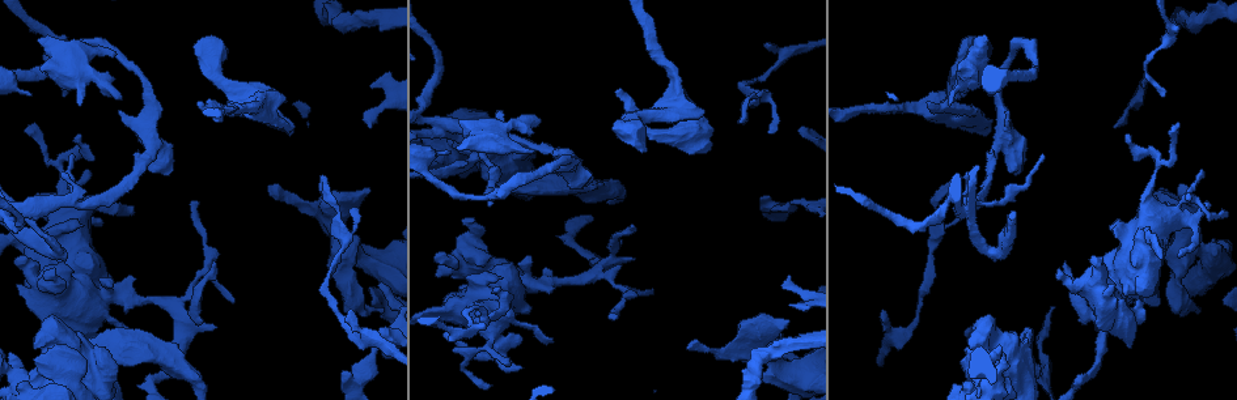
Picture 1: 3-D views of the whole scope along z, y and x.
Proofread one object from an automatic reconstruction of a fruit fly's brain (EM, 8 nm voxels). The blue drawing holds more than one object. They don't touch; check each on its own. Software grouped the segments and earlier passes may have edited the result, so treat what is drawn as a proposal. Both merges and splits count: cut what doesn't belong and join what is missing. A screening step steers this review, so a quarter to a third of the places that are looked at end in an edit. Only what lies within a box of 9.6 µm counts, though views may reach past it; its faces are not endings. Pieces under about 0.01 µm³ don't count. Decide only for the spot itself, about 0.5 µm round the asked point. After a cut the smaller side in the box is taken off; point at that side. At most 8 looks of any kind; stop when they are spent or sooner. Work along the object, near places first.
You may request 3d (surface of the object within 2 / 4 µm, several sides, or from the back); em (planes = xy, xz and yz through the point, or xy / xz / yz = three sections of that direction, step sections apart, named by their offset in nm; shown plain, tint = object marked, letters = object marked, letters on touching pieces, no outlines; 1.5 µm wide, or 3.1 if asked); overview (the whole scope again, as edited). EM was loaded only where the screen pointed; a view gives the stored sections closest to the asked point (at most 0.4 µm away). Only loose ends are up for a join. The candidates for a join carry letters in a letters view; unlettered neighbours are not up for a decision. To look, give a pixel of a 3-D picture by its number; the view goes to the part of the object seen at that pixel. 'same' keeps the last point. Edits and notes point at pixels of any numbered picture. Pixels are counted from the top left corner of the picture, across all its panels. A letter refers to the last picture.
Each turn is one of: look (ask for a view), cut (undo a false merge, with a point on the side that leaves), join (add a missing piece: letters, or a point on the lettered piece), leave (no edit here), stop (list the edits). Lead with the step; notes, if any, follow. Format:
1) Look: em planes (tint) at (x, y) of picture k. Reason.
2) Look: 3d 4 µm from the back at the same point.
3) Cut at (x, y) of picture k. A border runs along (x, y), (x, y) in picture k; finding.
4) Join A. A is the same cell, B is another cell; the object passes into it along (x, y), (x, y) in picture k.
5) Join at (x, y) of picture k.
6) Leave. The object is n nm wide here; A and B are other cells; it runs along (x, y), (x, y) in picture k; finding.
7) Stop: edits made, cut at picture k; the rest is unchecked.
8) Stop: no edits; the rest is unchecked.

Look: em planes (tint) at (960, 99) of picture 1. An open end.

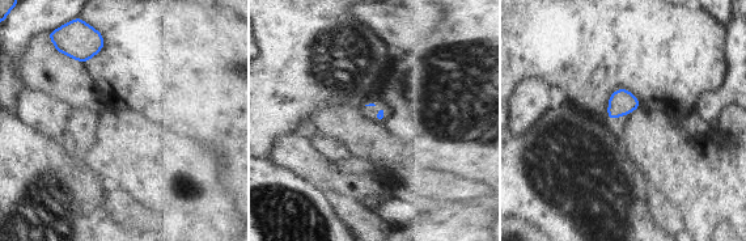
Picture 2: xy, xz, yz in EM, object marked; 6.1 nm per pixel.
Look: em planes (letters) at the same point.

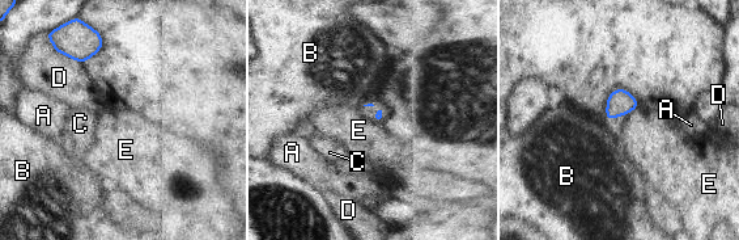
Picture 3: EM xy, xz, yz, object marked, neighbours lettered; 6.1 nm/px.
Leave. A, B, C, D and E are other cells; a border runs along (636, 108), (610, 121) in picture 3; no lettered piece goes on from it.

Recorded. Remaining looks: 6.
Look: em planes (tint) at (1041, 155) of picture 1.

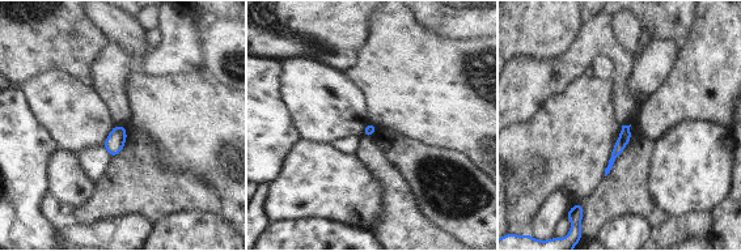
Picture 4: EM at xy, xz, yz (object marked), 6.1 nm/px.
Look: em planes (letters) at the same point.

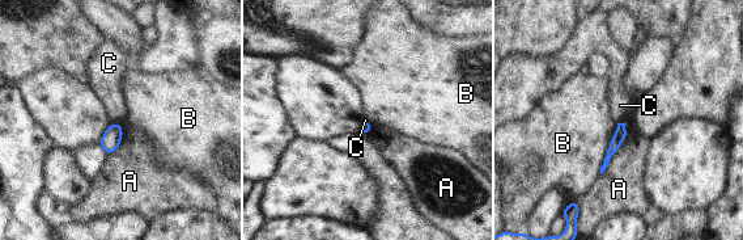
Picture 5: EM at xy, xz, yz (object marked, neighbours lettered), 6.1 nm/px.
Leave. A, B and C are other cells; a border runs along (111, 122), (119, 123) in picture 5; no lettered piece goes on from it.

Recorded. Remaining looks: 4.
Look: em planes (tint) at (21, 17) of picture 1. Sharp bend.

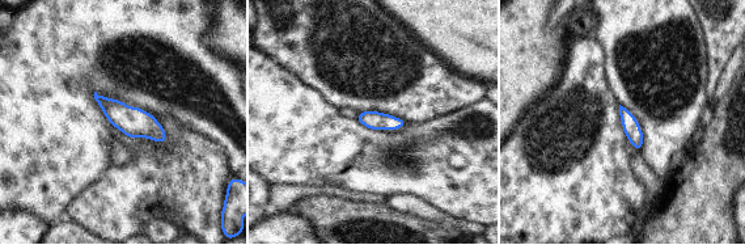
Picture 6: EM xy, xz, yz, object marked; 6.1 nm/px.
Look: em planes (letters) at the same point. See the neighbours.

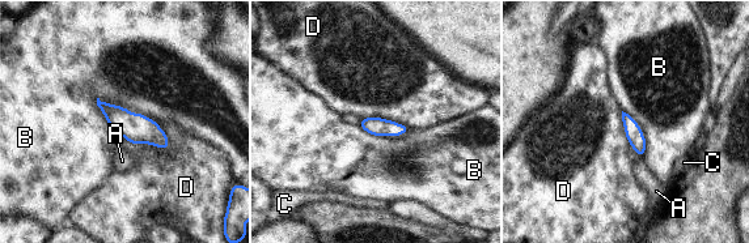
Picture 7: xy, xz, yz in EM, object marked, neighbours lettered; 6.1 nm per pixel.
Leave. A, B, C and D are other cells; a border runs along (96, 98), (157, 123) in picture 7; all the same neuron.

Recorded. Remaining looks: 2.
Look: em planes (tint) at (358, 382) of picture 1. Sudden change in width.

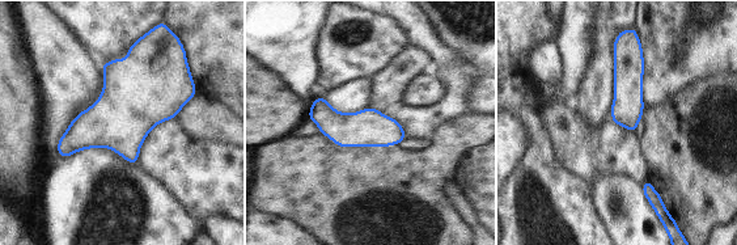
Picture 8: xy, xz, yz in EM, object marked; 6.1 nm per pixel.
Look: em planes (letters) at the same point. See the neighbours.

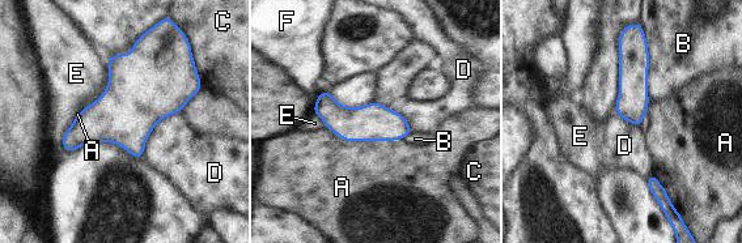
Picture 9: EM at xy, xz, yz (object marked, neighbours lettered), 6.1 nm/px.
Leave. A, B, C, D, E and F are other cells; one neuron here.

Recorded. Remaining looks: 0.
Stop: no edits; the rest is unchecked.

